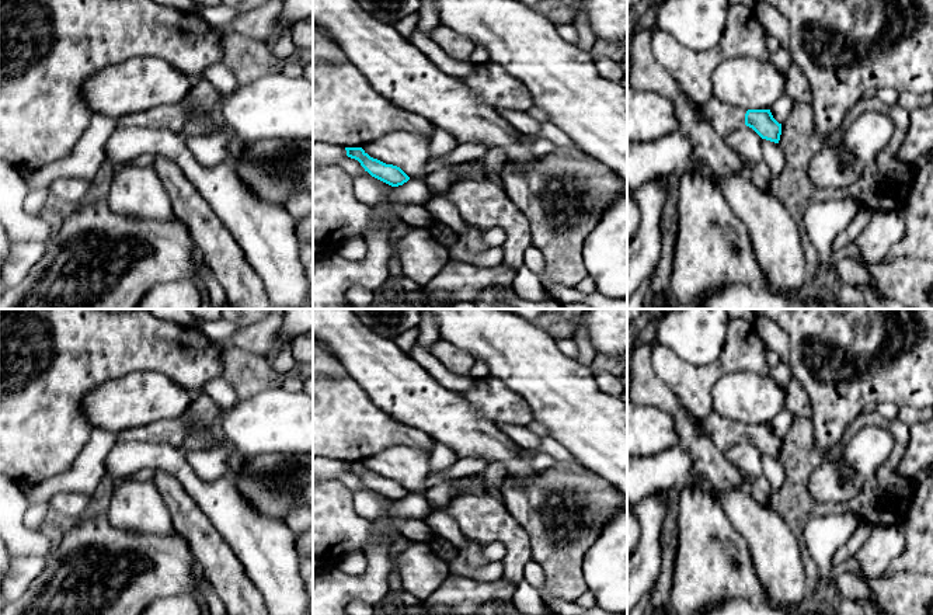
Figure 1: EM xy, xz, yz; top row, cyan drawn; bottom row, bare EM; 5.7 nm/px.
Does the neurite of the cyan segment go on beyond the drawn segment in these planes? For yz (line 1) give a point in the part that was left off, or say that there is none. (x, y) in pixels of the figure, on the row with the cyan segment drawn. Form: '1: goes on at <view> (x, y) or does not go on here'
1: goes on at yz (726, 118)

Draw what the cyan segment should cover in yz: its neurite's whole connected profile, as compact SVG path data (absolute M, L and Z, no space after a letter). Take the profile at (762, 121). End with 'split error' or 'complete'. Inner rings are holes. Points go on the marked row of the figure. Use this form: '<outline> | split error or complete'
M711 95L702 107L703 115L711 122L717 133L723 138L737 131L742 125L752 128L762 139L779 143L781 124L779 124L770 110L744 110L730 105Z | split error

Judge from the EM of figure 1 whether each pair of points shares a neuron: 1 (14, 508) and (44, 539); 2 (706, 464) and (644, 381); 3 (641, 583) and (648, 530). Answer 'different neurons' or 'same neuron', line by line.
1: same neuron
2: same neuron
3: same neuron

